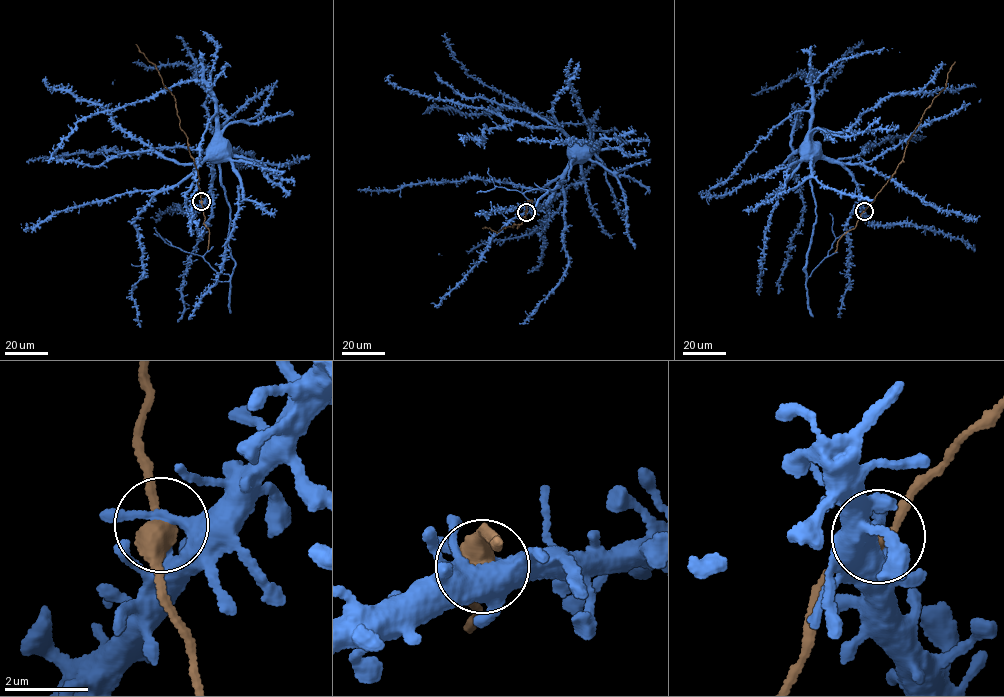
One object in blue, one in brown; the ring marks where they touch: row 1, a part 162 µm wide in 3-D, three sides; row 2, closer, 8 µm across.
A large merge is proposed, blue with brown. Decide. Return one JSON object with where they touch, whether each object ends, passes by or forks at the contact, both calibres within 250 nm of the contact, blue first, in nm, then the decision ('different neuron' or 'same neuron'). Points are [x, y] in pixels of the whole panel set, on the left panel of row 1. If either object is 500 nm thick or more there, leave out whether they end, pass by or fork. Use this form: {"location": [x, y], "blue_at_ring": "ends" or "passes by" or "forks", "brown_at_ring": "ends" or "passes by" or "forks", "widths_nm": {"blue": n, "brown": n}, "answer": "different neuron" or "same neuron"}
{"location": [201, 201], "blue_at_ring": "passes by", "brown_at_ring": "passes by", "widths_nm": {"blue": 240, "brown": 440}, "answer": "same neuron"}

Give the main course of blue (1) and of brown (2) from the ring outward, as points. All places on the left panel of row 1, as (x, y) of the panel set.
1: (202, 201), (210, 192), (212, 160), (221, 147), (213, 93), (202, 82), (187, 80), (84, 117), (50, 161)
2: (202, 201), (198, 172), (190, 154), (187, 137), (180, 128), (175, 98), (165, 88), (155, 66), (135, 44)

